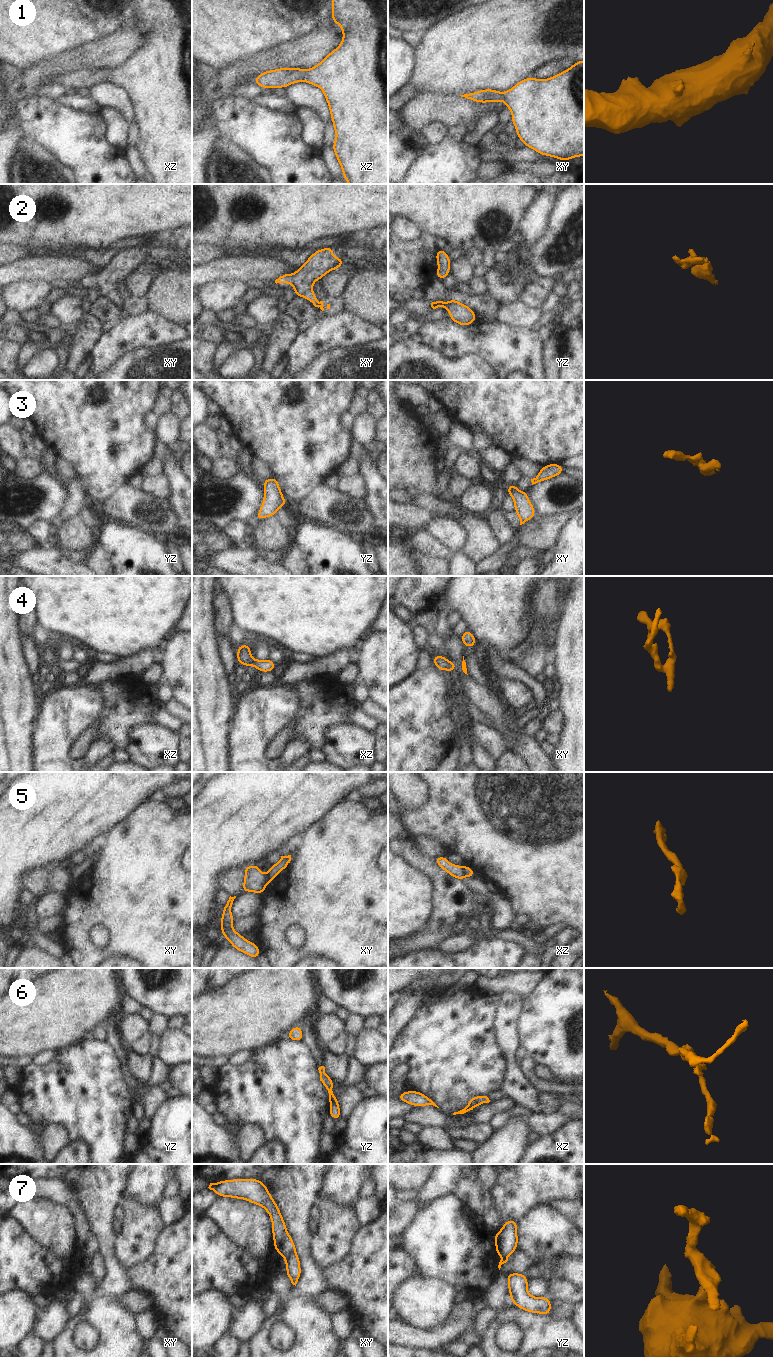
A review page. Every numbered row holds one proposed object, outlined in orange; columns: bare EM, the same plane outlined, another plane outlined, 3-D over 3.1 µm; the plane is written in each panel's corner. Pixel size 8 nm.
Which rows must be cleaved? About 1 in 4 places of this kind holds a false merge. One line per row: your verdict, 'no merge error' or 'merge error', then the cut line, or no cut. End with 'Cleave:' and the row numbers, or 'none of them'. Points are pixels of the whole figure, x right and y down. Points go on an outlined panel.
1: no merge error; no cut
2: merge error; cut in yz along (443, 302), (444, 306)
3: no merge error; no cut
4: no merge error; no cut
5: merge error; cut in xz along (462, 866), (462, 872), (465, 875)
6: no merge error; no cut
7: no merge error; no cut
Cleave: 2, 5

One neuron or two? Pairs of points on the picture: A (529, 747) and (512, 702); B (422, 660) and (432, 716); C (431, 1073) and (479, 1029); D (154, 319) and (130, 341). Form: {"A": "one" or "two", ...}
{"A": "two", "B": "two", "C": "one", "D": "one"}

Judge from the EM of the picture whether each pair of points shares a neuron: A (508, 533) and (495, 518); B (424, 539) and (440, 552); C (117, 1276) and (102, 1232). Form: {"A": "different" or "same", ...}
{"A": "same", "B": "same", "C": "same"}

